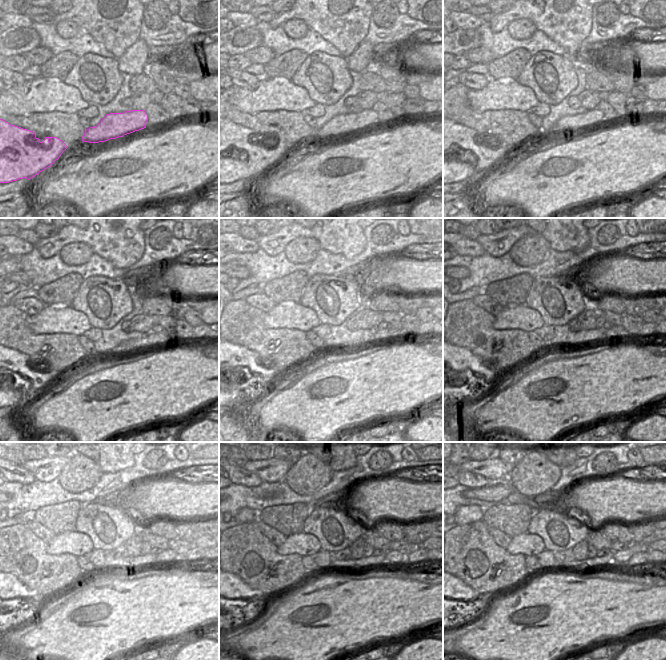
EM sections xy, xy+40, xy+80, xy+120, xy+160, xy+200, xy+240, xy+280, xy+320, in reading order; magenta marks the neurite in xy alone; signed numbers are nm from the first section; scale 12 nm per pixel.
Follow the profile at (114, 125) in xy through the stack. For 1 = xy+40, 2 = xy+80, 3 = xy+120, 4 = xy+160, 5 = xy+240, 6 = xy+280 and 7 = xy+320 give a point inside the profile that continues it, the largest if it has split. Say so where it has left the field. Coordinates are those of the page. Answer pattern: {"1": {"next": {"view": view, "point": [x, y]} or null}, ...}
{"1": {"next": {"view": "xy+40", "point": [341, 124]}}, "2": {"next": {"view": "xy+80", "point": [593, 117]}}, "3": {"next": {"view": "xy+120", "point": [152, 339]}}, "4": {"next": {"view": "xy+160", "point": [379, 335]}}, "5": {"next": {"view": "xy+240", "point": [169, 557]}}, "6": {"next": {"view": "xy+280", "point": [393, 557]}}, "7": {"next": {"view": "xy+320", "point": [619, 557]}}}

